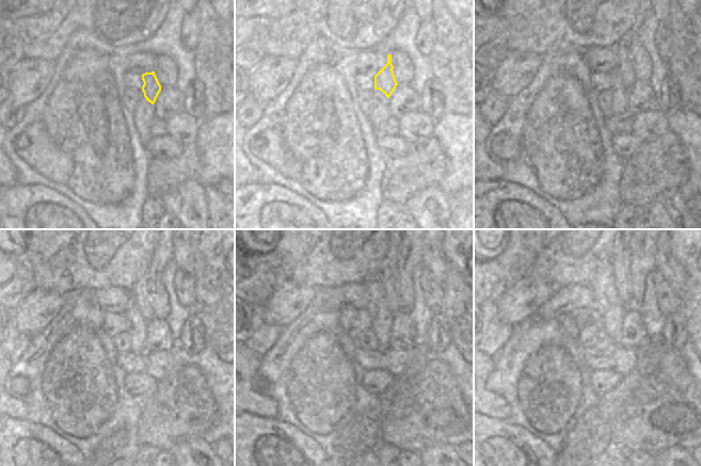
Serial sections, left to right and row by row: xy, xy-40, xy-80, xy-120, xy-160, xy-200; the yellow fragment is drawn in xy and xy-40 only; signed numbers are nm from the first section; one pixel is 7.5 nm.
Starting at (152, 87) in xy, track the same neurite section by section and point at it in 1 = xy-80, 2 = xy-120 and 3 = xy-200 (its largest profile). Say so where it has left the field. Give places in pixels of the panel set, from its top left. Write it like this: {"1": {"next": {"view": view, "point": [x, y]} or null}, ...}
{"1": {"next": {"view": "xy-80", "point": [625, 70]}}, "2": {"next": {"view": "xy-120", "point": [141, 290]}}, "3": {"next": {"view": "xy-200", "point": [621, 256]}}}

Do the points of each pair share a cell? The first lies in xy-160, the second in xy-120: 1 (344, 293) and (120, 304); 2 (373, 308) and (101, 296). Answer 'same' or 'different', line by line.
1: same
2: different

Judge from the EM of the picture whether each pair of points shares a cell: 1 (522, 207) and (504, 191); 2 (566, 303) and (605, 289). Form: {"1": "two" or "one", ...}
{"1": "one", "2": "two"}

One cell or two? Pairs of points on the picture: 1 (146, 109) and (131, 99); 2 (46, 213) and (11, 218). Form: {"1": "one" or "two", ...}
{"1": "two", "2": "one"}

